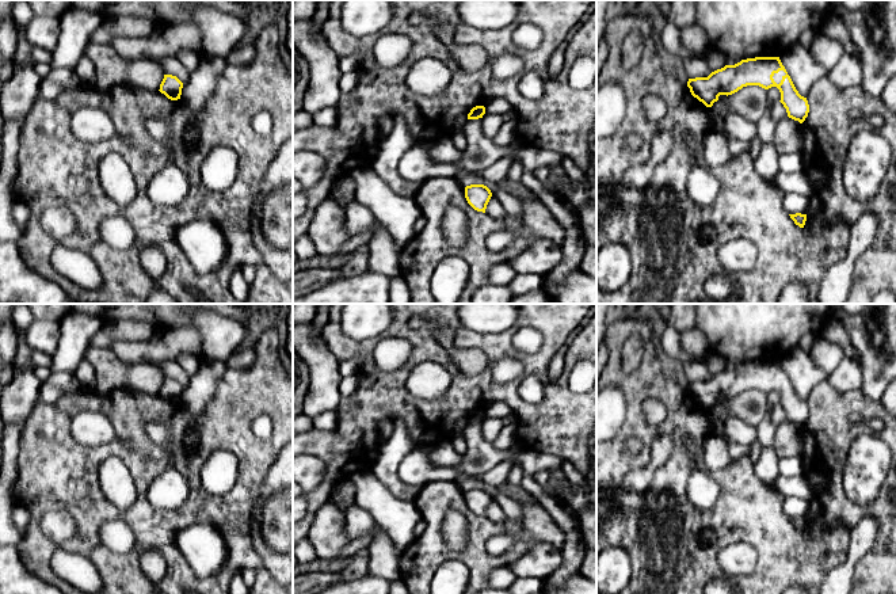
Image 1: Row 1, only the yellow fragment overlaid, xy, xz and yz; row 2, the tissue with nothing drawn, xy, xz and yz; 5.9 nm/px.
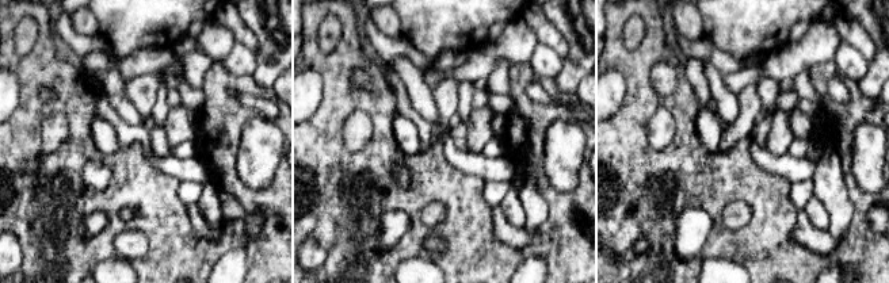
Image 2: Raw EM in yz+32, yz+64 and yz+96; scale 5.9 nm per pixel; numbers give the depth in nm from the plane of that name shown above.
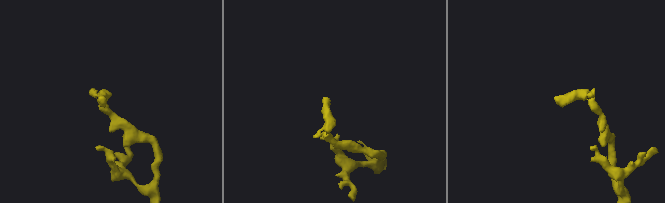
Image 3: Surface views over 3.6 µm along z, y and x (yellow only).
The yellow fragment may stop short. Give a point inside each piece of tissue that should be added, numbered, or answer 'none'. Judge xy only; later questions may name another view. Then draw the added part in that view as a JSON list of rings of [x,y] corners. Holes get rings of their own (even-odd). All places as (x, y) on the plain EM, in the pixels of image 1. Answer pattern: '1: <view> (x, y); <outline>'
none

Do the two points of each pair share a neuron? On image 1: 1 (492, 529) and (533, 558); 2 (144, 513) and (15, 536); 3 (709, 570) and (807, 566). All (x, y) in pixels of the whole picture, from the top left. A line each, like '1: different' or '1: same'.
1: different
2: different
3: same

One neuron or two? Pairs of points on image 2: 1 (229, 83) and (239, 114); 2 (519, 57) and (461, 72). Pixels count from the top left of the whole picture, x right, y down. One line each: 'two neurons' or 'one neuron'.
1: one neuron
2: one neuron

